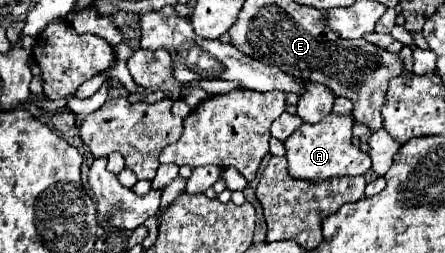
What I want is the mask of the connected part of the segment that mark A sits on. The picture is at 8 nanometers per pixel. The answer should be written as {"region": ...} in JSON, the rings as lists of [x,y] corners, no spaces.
{"region":[[[330,113],[320,123],[304,123],[296,133],[292,133],[286,141],[286,159],[288,159],[288,171],[294,179],[308,179],[308,181],[322,181],[328,177],[356,177],[364,175],[370,169],[370,157],[368,153],[362,153],[352,145],[352,115],[338,115]]]}

